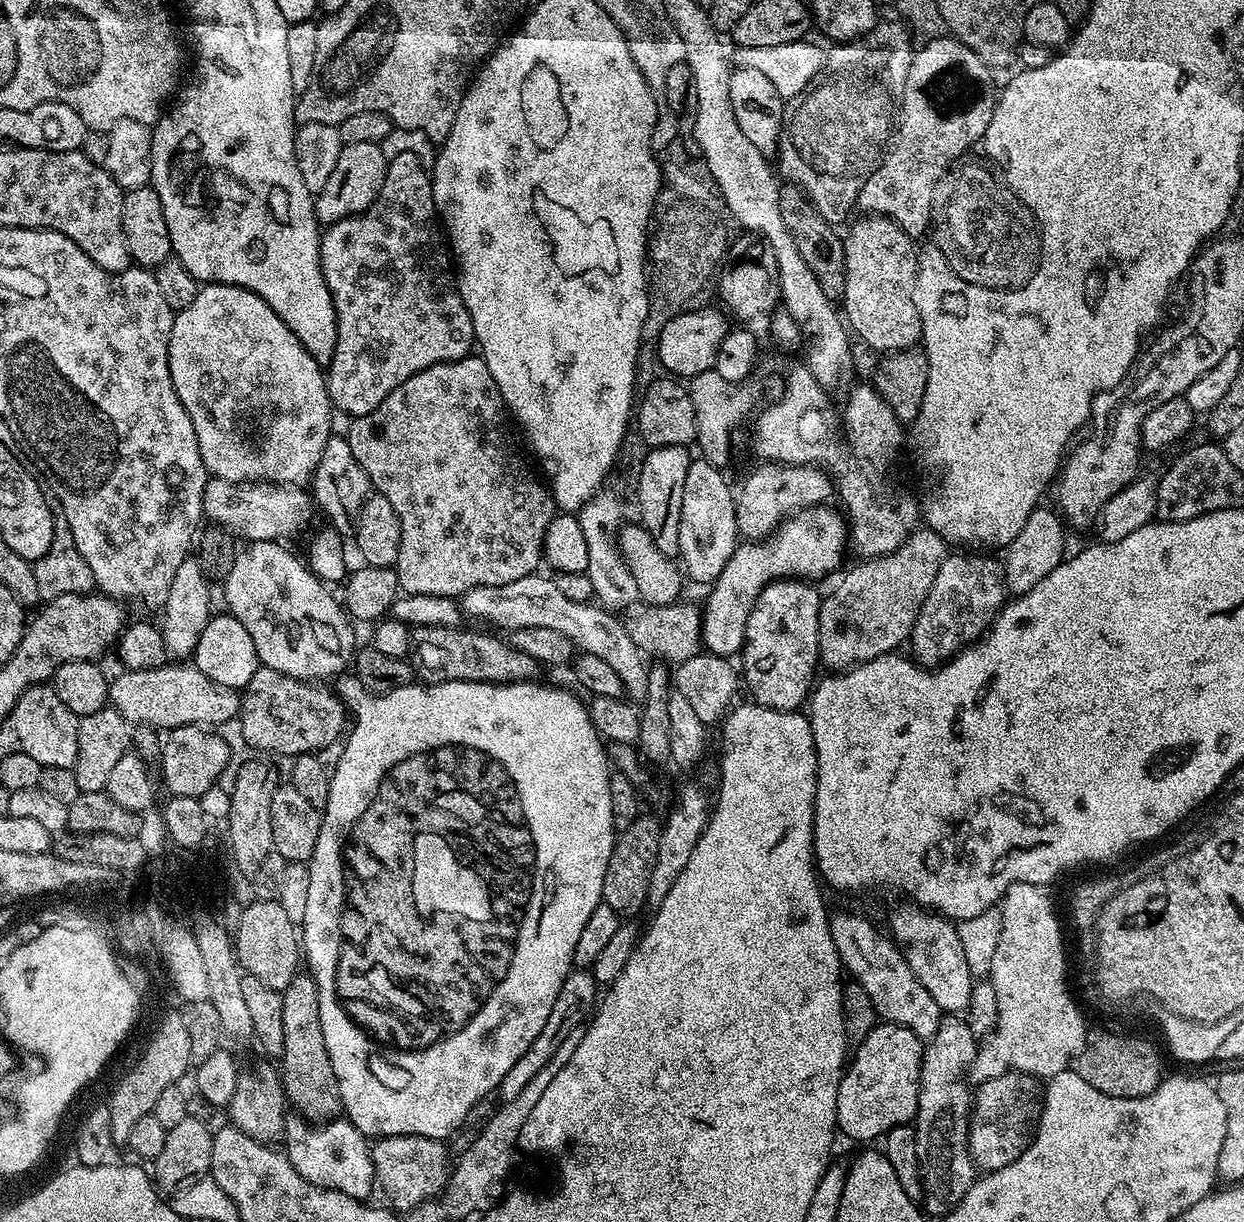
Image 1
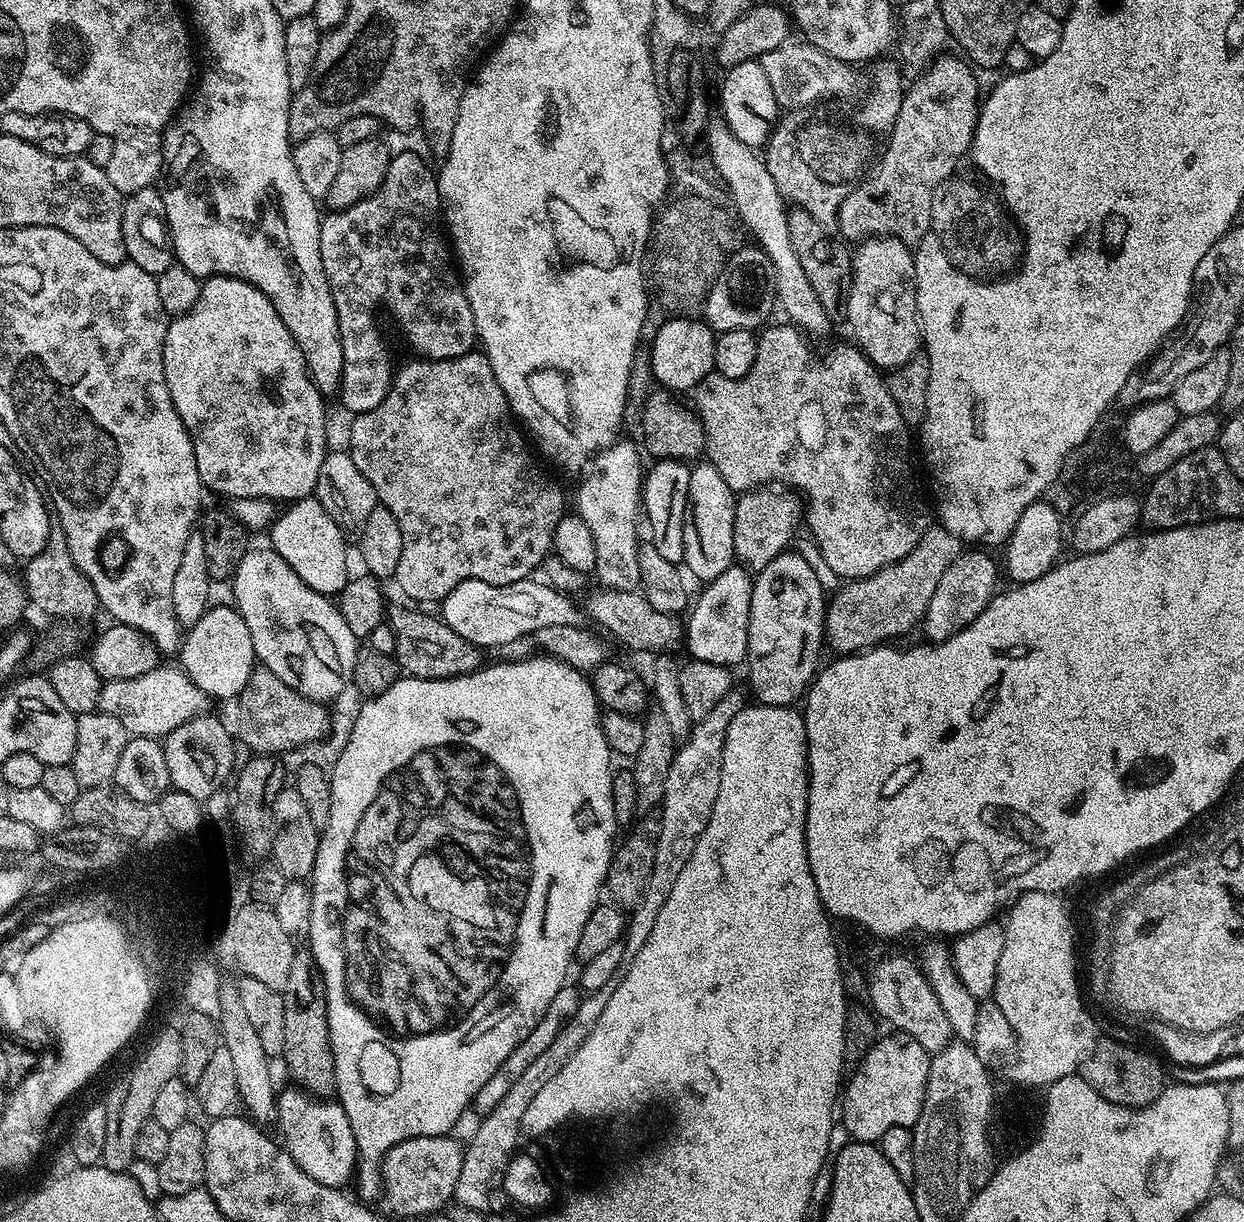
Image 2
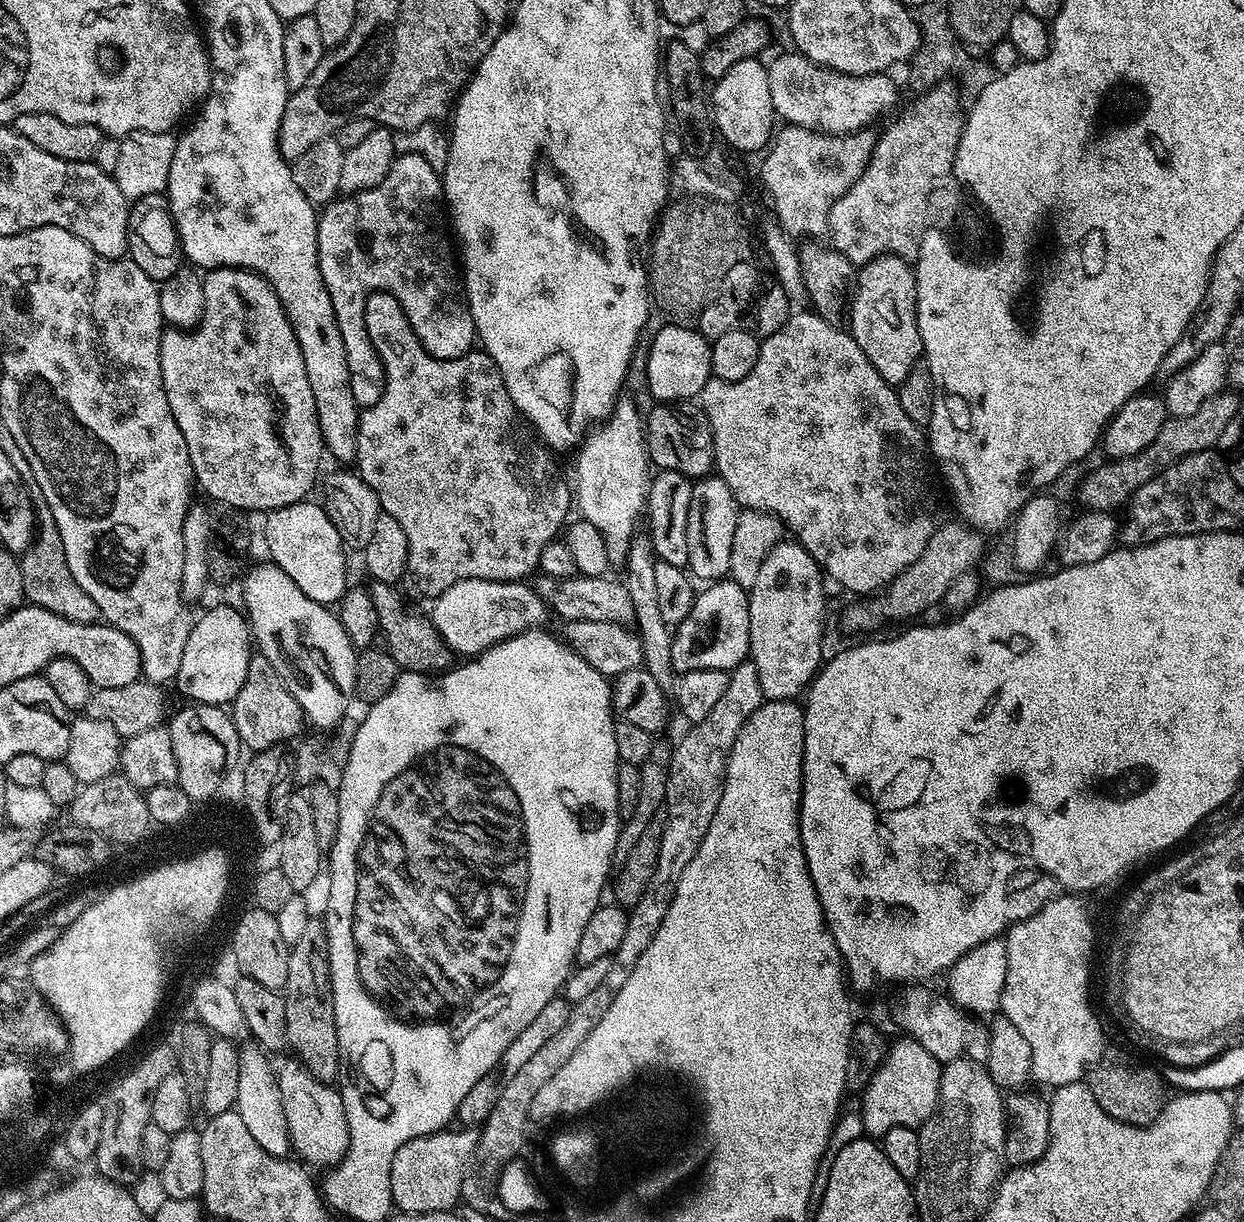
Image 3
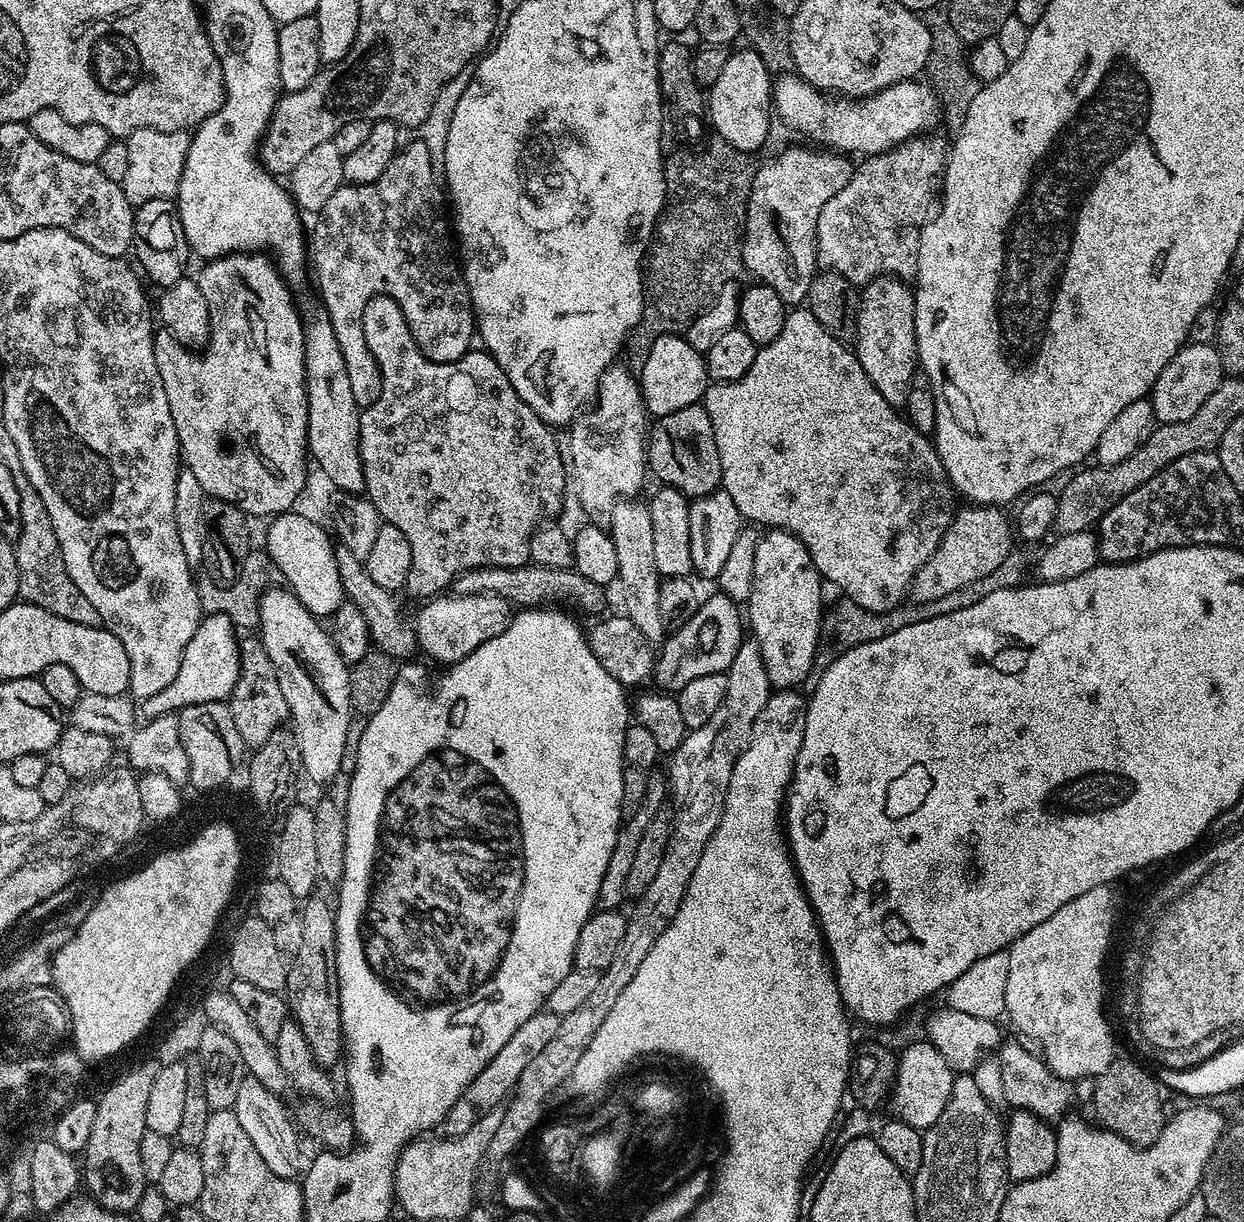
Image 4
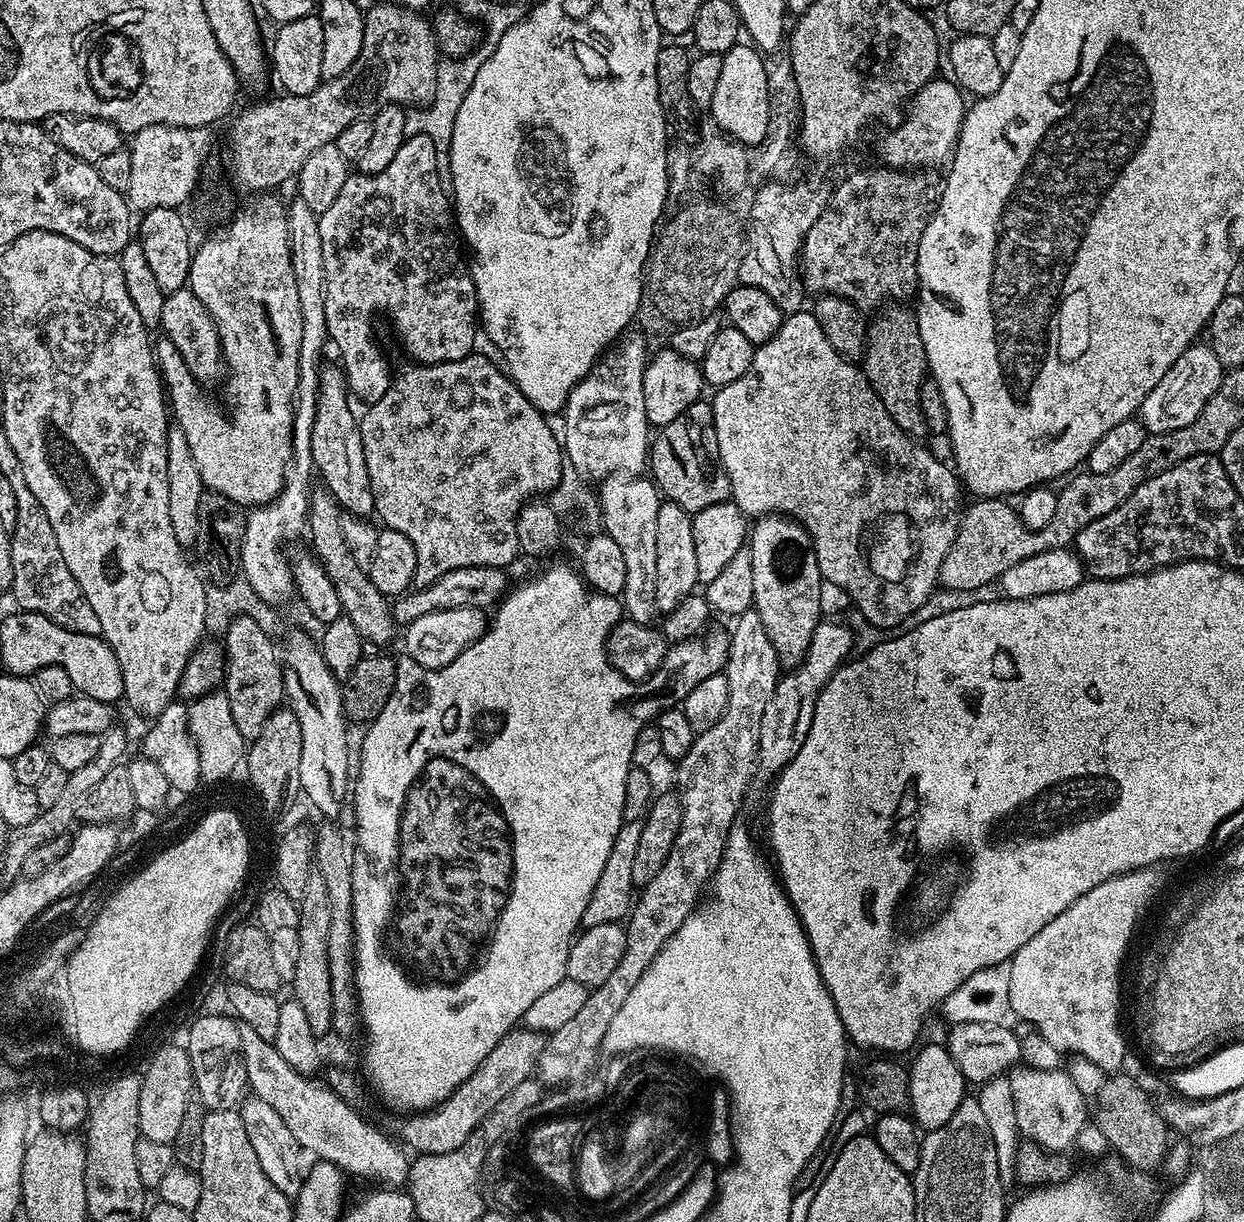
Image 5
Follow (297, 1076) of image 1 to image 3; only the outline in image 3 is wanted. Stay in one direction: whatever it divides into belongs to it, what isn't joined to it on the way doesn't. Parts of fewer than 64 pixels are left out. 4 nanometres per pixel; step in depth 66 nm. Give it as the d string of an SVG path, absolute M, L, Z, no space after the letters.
M310 918L298 942L290 945L286 986L282 989L286 1002L287 1047L293 1048L295 1059L314 1074L314 1078L332 1082L341 1075L338 1026L334 1022L334 994L328 961L328 939L323 919Z

